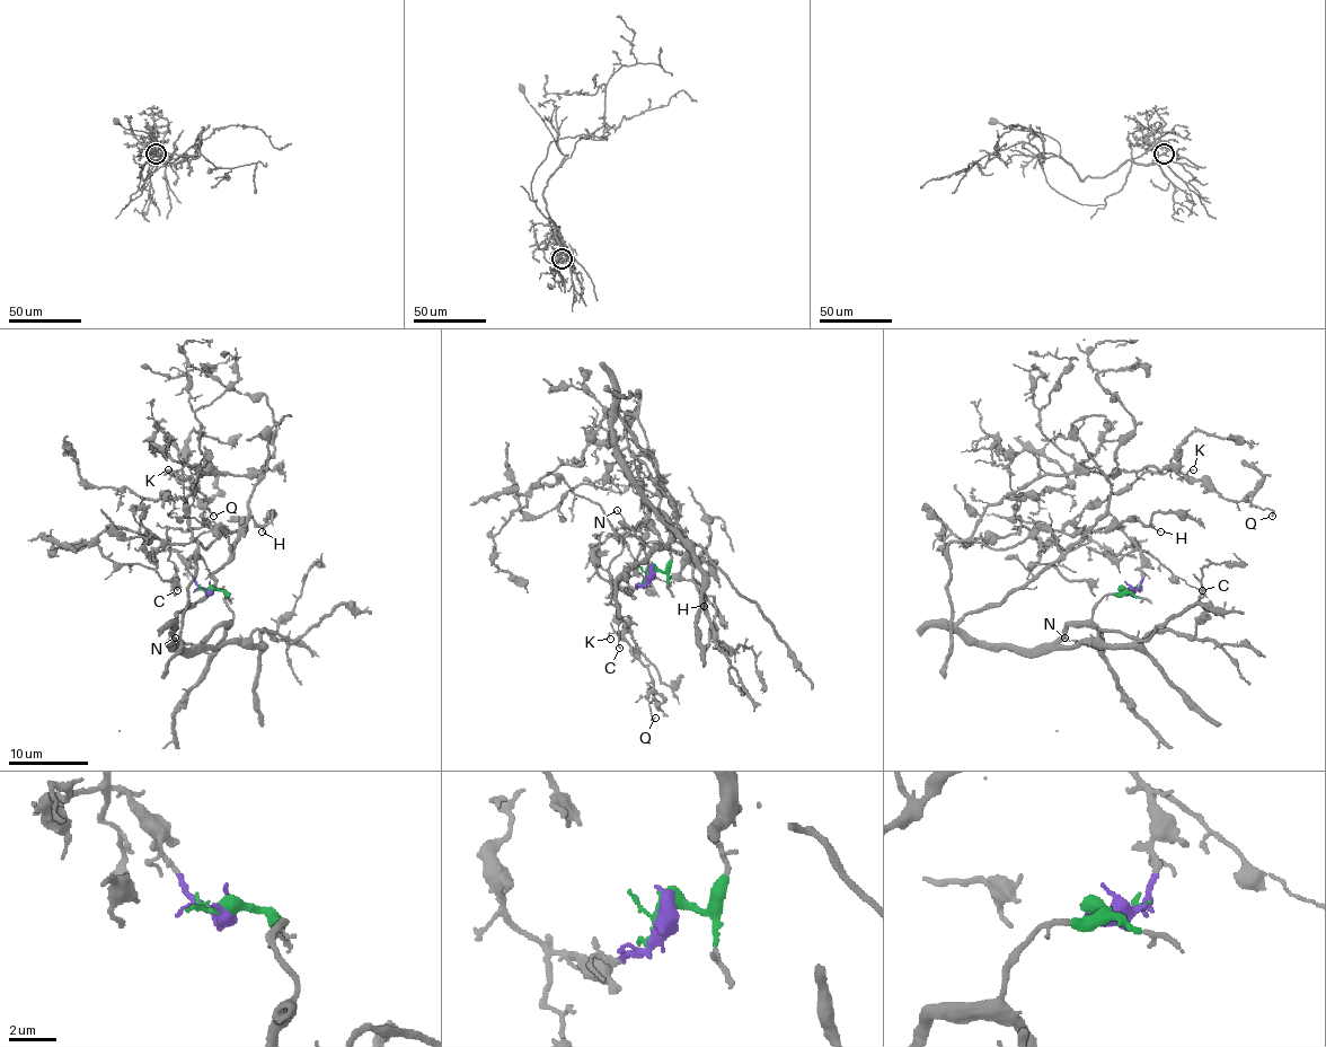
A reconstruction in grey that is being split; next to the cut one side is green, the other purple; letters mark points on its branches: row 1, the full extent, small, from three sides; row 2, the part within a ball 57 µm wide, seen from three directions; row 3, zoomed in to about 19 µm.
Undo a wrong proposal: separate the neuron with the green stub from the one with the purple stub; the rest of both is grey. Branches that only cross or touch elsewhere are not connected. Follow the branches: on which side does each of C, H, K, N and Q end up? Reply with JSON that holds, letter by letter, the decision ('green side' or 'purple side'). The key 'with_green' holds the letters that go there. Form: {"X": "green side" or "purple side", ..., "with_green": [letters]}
{"C": "purple side", "H": "purple side", "K": "purple side", "N": "green side", "Q": "purple side", "with_green": ["N"]}

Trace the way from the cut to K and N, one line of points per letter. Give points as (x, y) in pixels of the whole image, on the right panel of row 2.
K: (1125, 590), (1141, 582), (1141, 551), (1115, 528), (1077, 528), (1079, 515), (1147, 471), (1187, 476), (1193, 468)
N: (1125, 590), (1099, 603), (1094, 614), (1099, 654), (1095, 648), (1063, 638)

